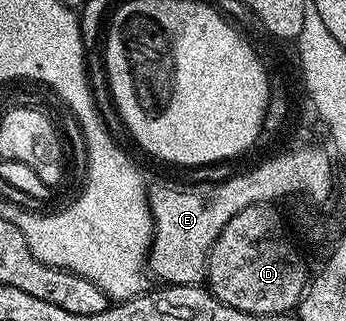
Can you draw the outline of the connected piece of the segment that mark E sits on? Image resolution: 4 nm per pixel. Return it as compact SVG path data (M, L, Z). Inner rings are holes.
M303 150L303 154L290 154L286 157L271 156L268 162L247 170L244 174L235 174L228 182L199 182L194 186L191 182L159 182L152 185L147 192L147 203L151 209L153 233L151 236L151 253L149 270L163 284L172 286L197 286L207 277L207 253L213 248L217 236L221 236L221 228L237 216L237 212L249 208L263 198L279 200L280 194L289 192L306 192L315 194L315 198L323 198L327 194L327 158L323 154L315 154L315 150Z

